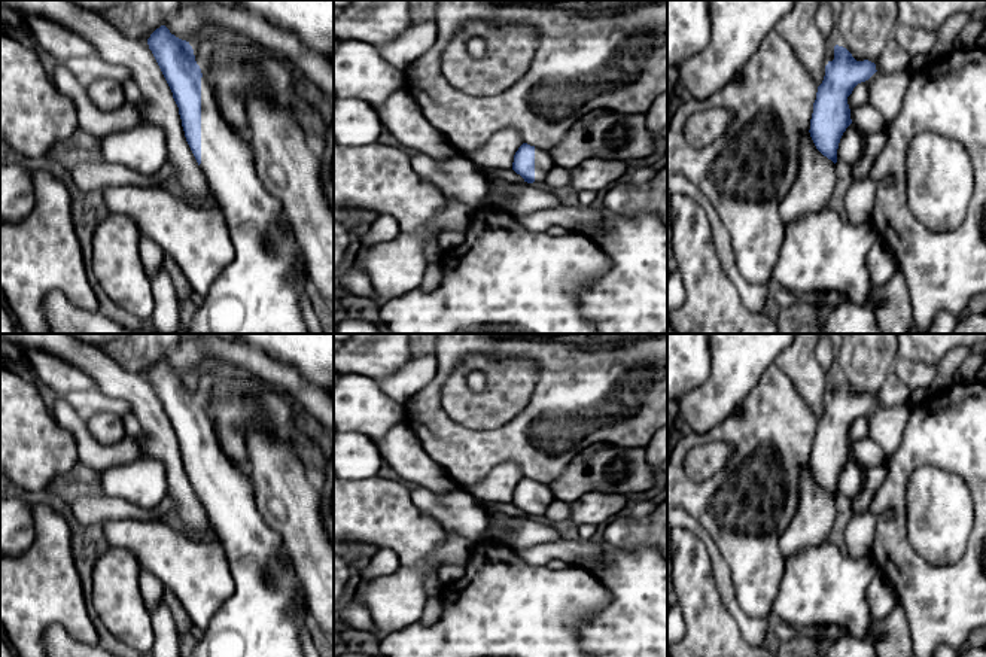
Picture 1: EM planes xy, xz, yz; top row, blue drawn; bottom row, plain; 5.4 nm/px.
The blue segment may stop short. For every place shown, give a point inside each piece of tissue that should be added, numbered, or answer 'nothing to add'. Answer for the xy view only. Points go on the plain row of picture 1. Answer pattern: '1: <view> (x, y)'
1: xy (258, 620)

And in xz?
1: xz (544, 496)

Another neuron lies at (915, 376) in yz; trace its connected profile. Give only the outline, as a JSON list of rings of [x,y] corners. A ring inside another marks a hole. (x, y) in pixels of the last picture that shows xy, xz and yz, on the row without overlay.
[[[898,358],[894,365],[897,377],[910,389],[932,389],[935,377],[937,377],[937,366],[923,364],[923,362],[913,362],[904,358]]]

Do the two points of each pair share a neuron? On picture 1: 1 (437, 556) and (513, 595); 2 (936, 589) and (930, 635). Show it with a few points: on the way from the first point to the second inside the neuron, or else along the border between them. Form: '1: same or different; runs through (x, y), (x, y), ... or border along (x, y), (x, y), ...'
1: different; border along (477, 543), (463, 565)
2: same; runs through (936, 601), (936, 619), (933, 623)

